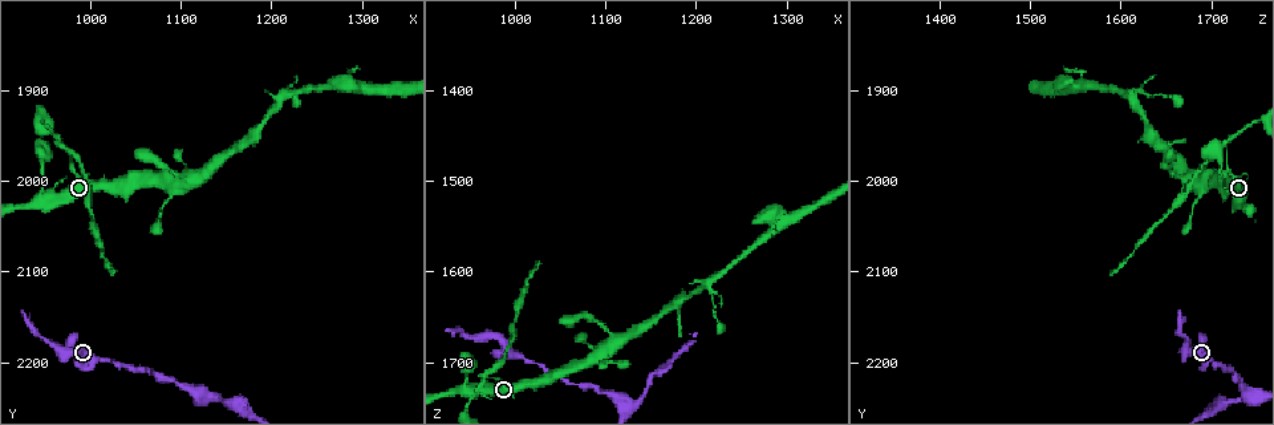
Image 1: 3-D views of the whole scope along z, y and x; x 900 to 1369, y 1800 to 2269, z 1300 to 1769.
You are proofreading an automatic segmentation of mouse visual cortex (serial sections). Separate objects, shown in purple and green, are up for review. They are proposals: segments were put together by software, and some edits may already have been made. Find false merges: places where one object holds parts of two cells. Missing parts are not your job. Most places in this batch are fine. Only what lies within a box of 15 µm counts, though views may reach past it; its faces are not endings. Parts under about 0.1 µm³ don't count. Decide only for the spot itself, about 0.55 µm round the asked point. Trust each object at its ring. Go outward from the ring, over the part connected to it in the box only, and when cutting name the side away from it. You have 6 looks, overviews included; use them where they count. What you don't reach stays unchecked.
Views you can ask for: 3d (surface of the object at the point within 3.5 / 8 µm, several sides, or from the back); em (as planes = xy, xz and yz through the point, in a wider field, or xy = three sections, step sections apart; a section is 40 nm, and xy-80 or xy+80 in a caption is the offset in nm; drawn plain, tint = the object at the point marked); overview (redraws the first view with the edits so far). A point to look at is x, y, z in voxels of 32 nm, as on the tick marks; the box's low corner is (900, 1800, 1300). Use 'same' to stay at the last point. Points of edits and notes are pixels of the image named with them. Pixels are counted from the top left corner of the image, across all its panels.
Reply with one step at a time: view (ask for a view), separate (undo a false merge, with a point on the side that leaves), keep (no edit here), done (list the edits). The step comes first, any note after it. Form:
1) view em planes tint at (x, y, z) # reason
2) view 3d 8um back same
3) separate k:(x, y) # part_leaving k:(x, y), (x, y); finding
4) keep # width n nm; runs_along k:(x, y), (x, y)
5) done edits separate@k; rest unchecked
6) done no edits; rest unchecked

view 3d 8um at (945, 2020, 1730) # three-way junction

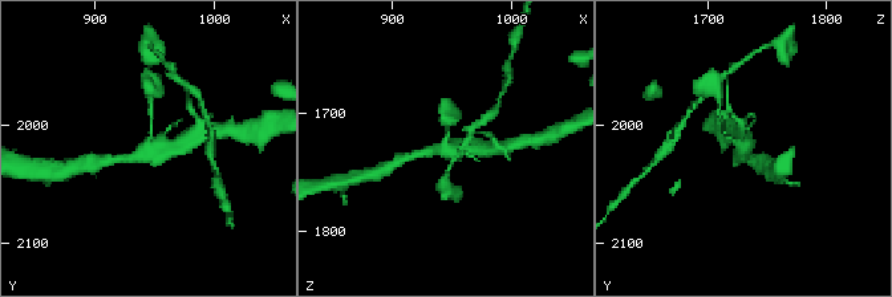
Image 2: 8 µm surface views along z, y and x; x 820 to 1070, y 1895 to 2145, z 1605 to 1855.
view em xy step 3 tint at (944, 2018, 1730) # shape alone is not enough

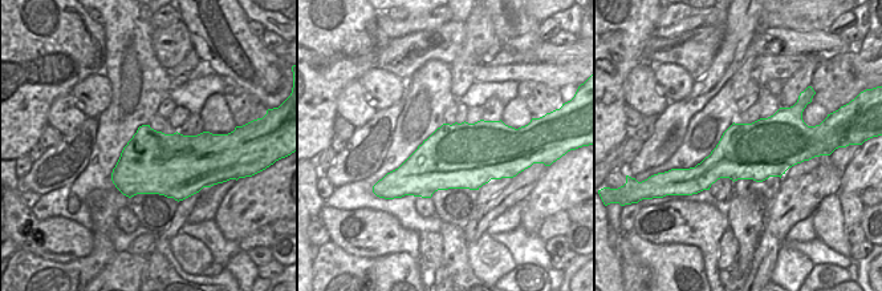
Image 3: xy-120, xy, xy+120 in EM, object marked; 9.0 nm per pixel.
keep # runs_along 2:(185, 141), (148, 146), (151, 117); all the same cell

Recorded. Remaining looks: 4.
view 3d 3.5um at (970, 1960, 1715) # a narrow waist

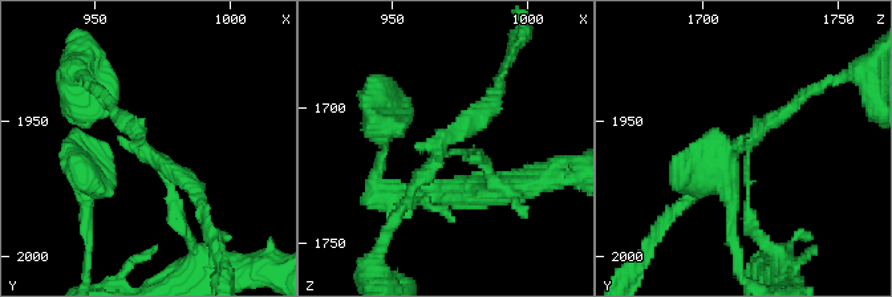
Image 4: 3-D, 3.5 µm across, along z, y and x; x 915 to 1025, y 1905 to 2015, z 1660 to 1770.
view em planes tint at (967, 1958, 1716) # now the EM

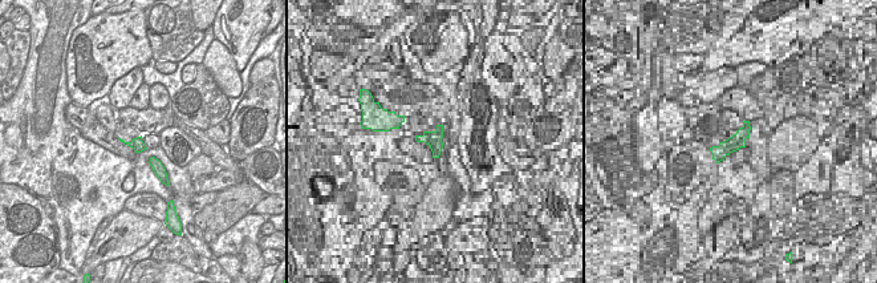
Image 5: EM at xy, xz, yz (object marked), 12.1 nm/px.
keep # arm_widths 100, 150, 200 nm; runs_along 4:(751, 224), (745, 143), (697, 192); continuous, no second cell

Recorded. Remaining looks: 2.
view 3d 3.5um back at (1095, 2000, 1690) # a fork

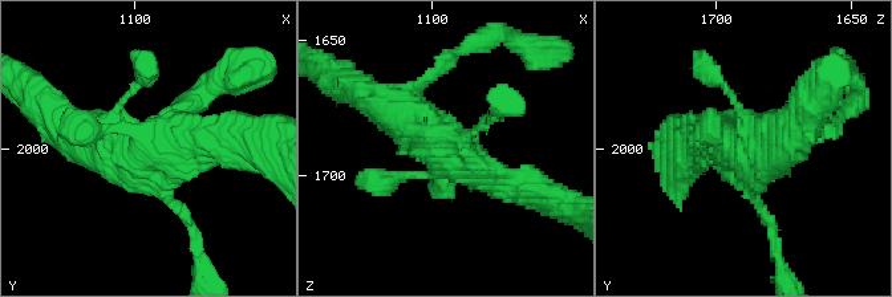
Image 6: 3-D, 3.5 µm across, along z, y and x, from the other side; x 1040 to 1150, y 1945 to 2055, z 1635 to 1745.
view em xy step 1 tint at (1093, 2001, 1692)

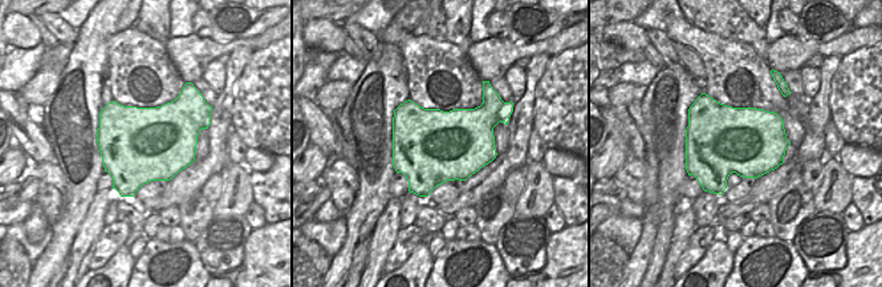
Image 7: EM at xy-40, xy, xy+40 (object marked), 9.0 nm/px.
keep # width 700 nm; runs_along 6:(528, 187), (501, 183), (378, 102); all the same cell

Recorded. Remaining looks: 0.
done no edits; rest unchecked

